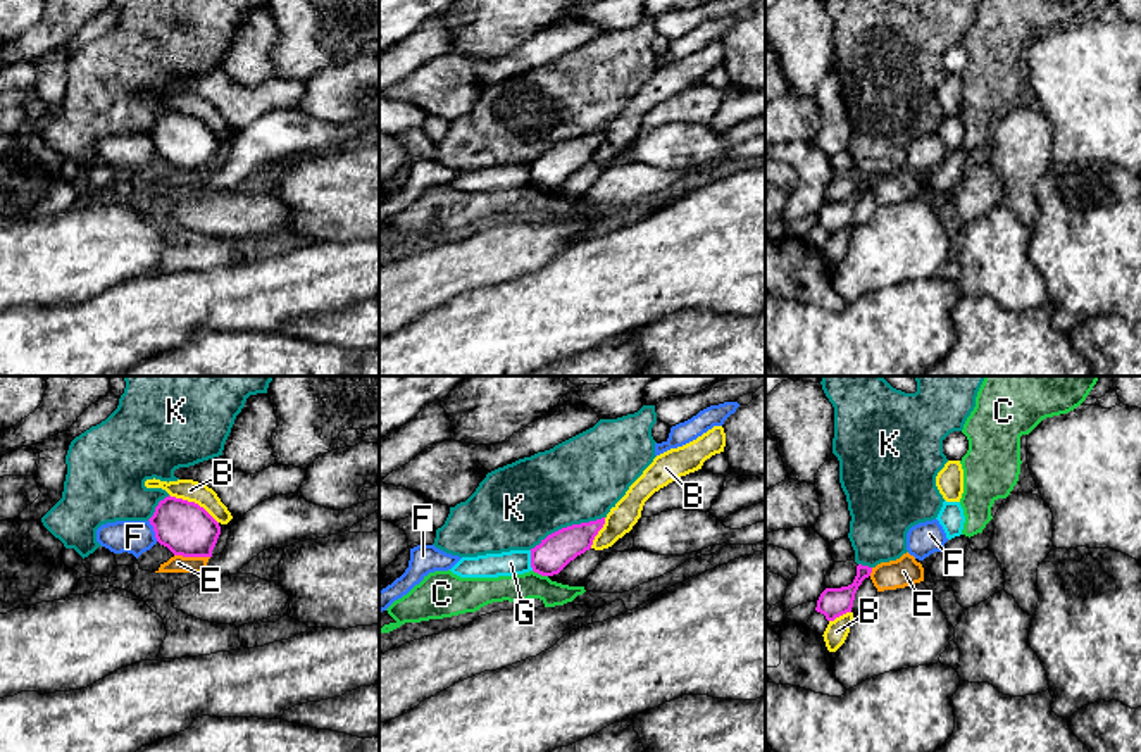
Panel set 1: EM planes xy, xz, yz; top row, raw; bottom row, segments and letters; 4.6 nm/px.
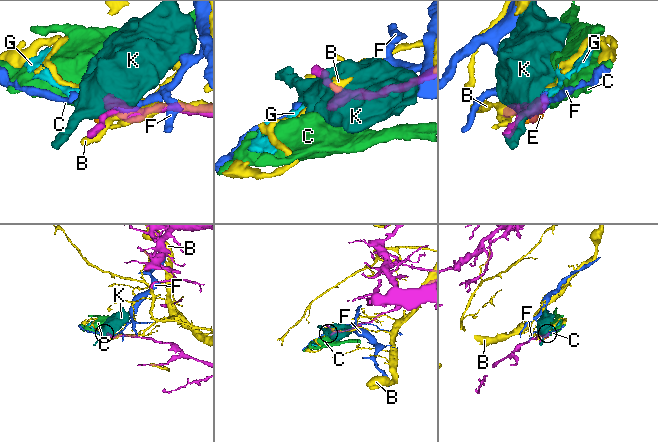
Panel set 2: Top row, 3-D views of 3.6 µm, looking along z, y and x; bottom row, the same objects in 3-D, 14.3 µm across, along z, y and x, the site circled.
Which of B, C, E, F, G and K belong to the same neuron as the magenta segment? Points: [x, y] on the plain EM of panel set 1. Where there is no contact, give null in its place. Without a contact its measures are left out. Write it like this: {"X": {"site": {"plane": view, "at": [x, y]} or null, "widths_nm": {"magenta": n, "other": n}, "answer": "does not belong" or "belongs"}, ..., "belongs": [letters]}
{"B": {"site": {"plane": "xy", "at": [193, 116]}, "widths_nm": {"magenta": 240, "other": 100}, "answer": "does not belong"}, "C": {"site": {"plane": "xz", "at": [540, 187]}, "widths_nm": {"magenta": 160, "other": 130}, "answer": "does not belong"}, "E": {"site": {"plane": "xy", "at": [192, 169]}, "widths_nm": {"magenta": 240, "other": 80}, "answer": "does not belong"}, "F": {"site": {"plane": "xy", "at": [154, 144]}, "widths_nm": {"magenta": 240, "other": 160}, "answer": "does not belong"}, "G": {"site": {"plane": "xz", "at": [531, 175]}, "widths_nm": {"magenta": 160, "other": 110}, "answer": "does not belong"}, "K": {"site": {"plane": "xz", "at": [567, 140]}, "widths_nm": {"magenta": 160, "other": 400}, "answer": "does not belong"}, "belongs": []}

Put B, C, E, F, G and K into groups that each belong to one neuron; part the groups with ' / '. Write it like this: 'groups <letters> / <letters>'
groups B / C / E / F / G / K

